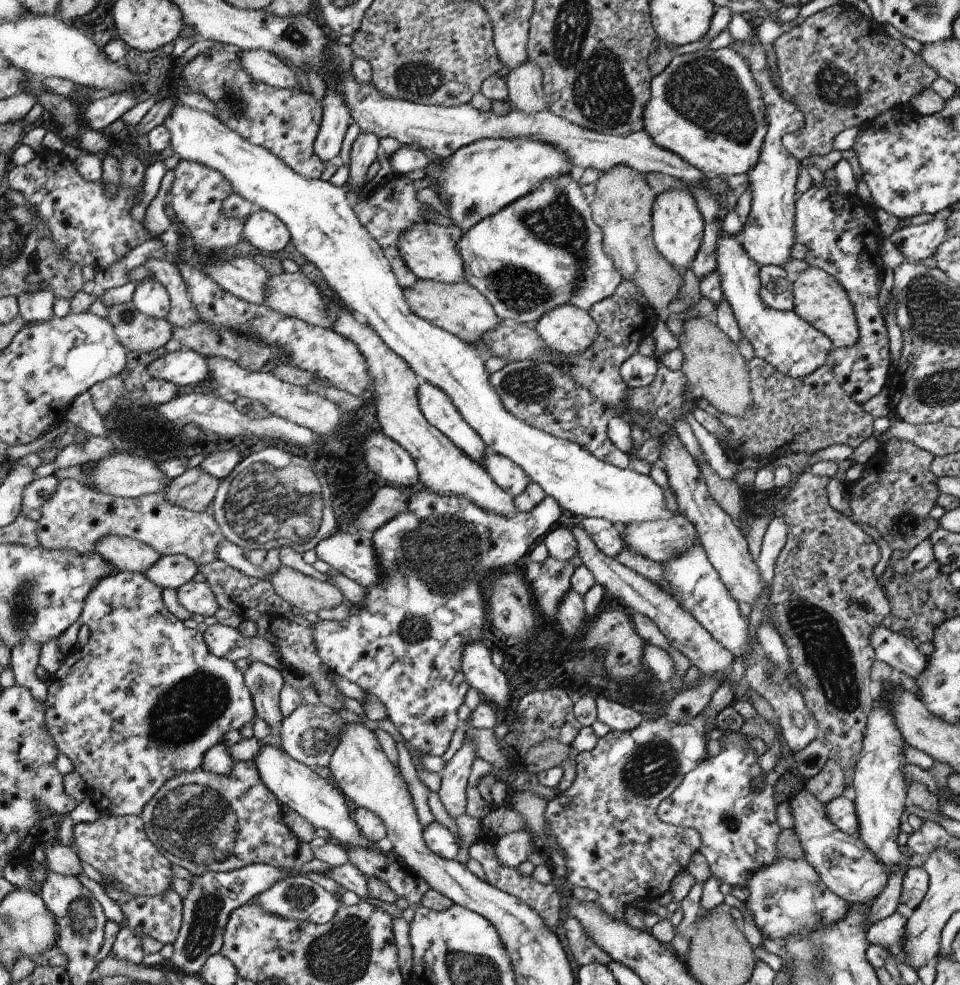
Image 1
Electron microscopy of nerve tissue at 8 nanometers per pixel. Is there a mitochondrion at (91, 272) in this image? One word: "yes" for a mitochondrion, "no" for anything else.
no

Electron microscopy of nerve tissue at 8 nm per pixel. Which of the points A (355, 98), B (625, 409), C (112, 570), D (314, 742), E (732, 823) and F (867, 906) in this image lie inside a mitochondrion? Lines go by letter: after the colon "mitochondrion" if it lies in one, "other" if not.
A: other
B: other
C: other
D: mitochondrion
E: mitochondrion
F: other

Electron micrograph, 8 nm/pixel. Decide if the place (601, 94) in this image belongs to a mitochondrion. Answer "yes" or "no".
yes

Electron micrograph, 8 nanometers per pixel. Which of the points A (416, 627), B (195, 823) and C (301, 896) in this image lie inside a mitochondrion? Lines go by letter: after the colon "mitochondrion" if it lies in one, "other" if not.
A: mitochondrion
B: mitochondrion
C: mitochondrion

